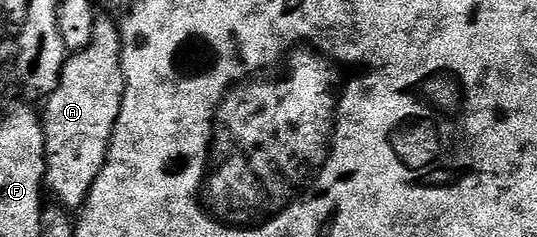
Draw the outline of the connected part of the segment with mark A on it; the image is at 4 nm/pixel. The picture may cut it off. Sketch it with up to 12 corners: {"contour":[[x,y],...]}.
{"contour":[[99,16],[41,114],[45,188],[83,208],[110,154],[126,80]]}

